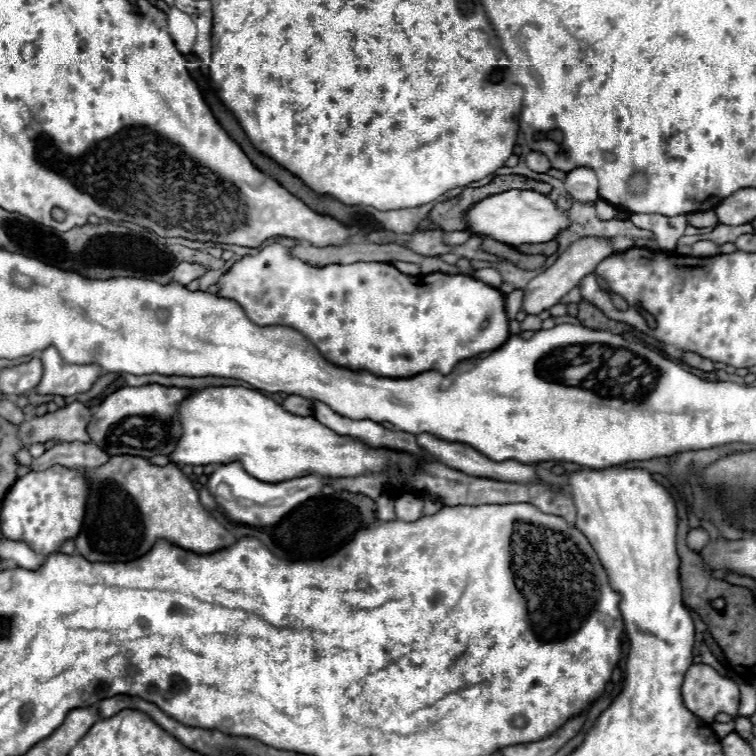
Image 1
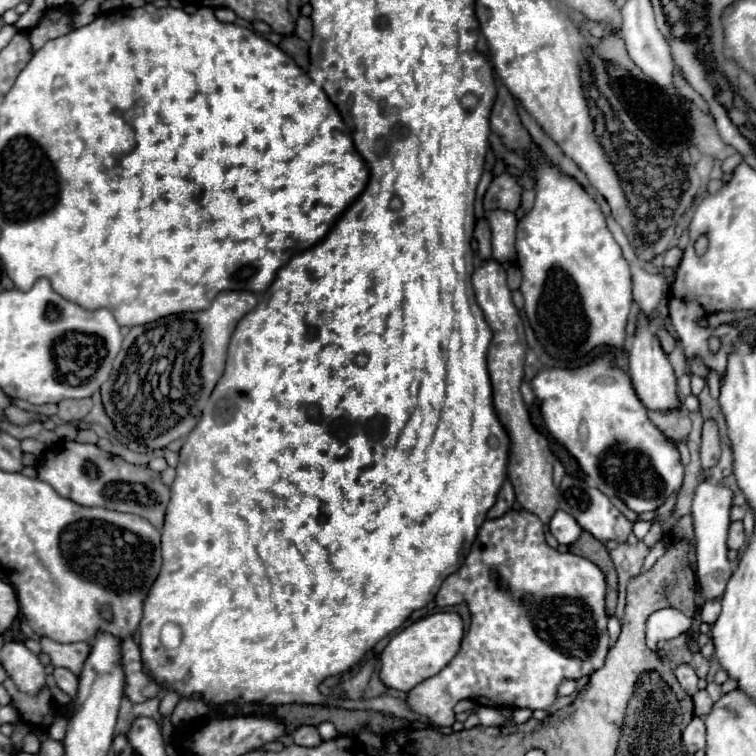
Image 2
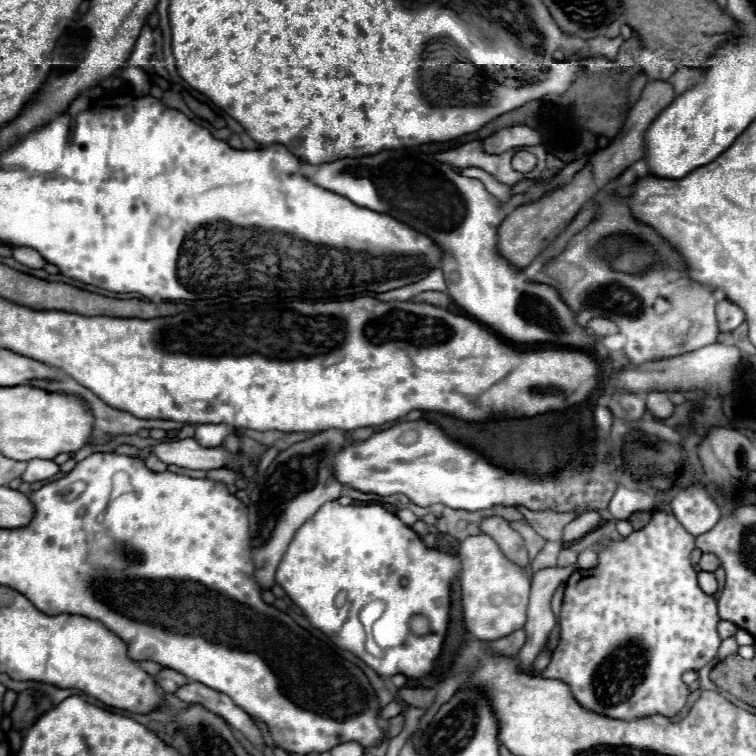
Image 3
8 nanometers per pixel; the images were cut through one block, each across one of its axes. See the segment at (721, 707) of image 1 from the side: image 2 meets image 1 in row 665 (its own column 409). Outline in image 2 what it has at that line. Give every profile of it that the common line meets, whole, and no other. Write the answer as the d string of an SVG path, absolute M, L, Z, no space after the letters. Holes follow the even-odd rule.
M510 510L502 518L486 520L472 544L472 550L460 570L450 574L436 594L438 606L468 604L472 626L462 640L460 652L436 676L420 682L408 692L408 706L430 718L434 726L454 724L454 706L470 698L490 708L530 708L548 710L558 700L558 688L564 680L580 680L602 668L610 650L604 612L606 578L590 560L572 552L560 554L544 542L544 524L526 510Z

